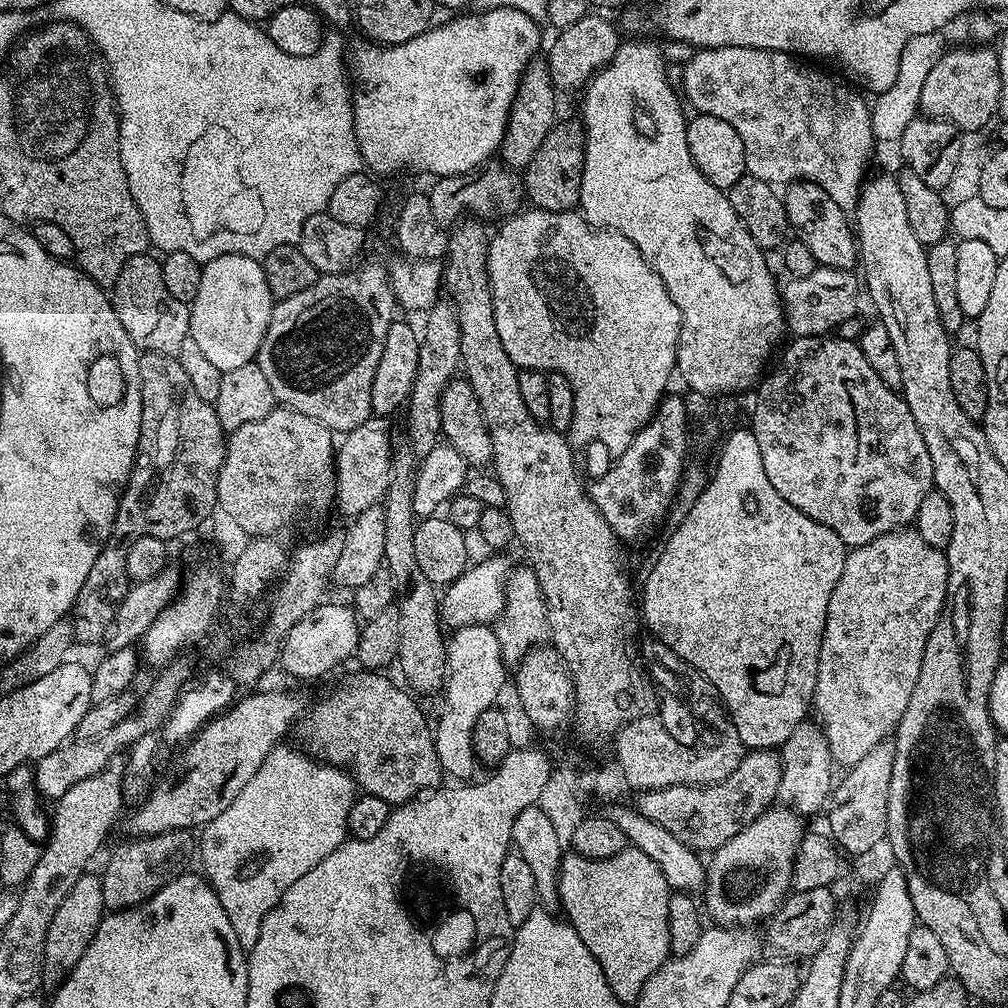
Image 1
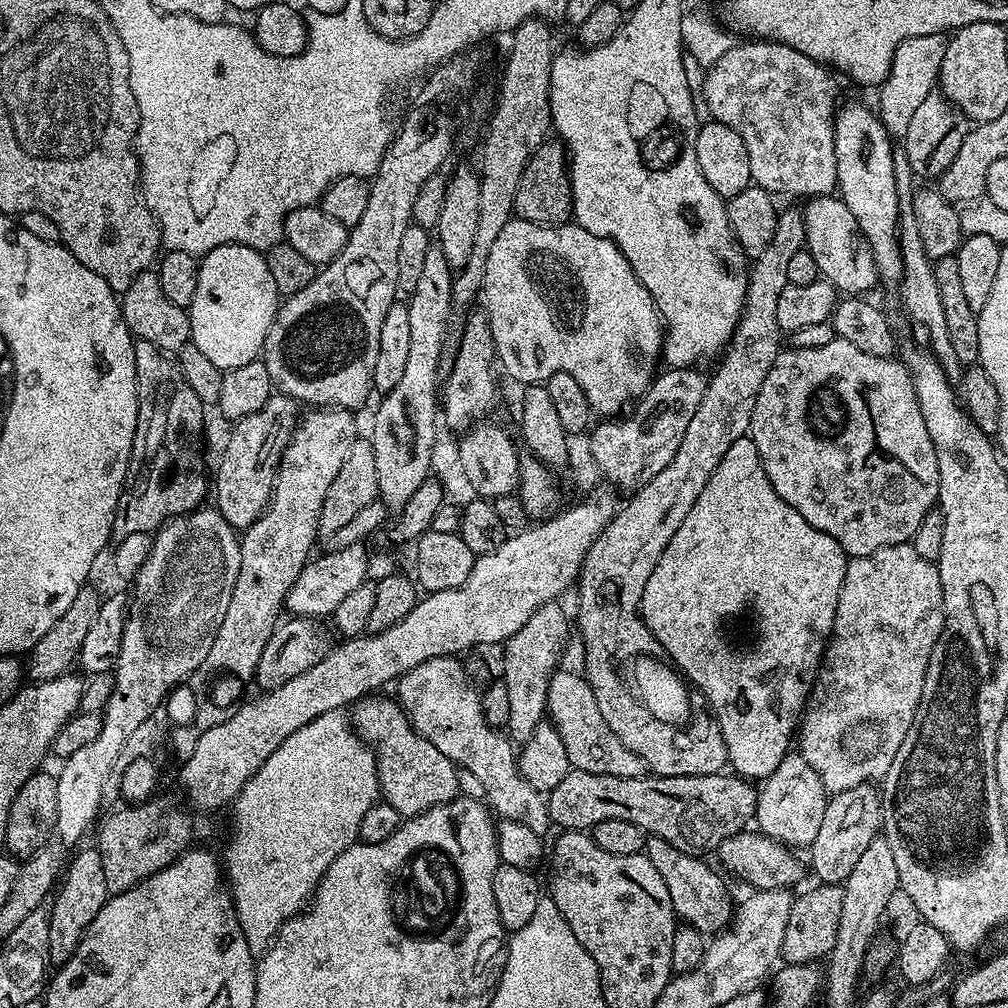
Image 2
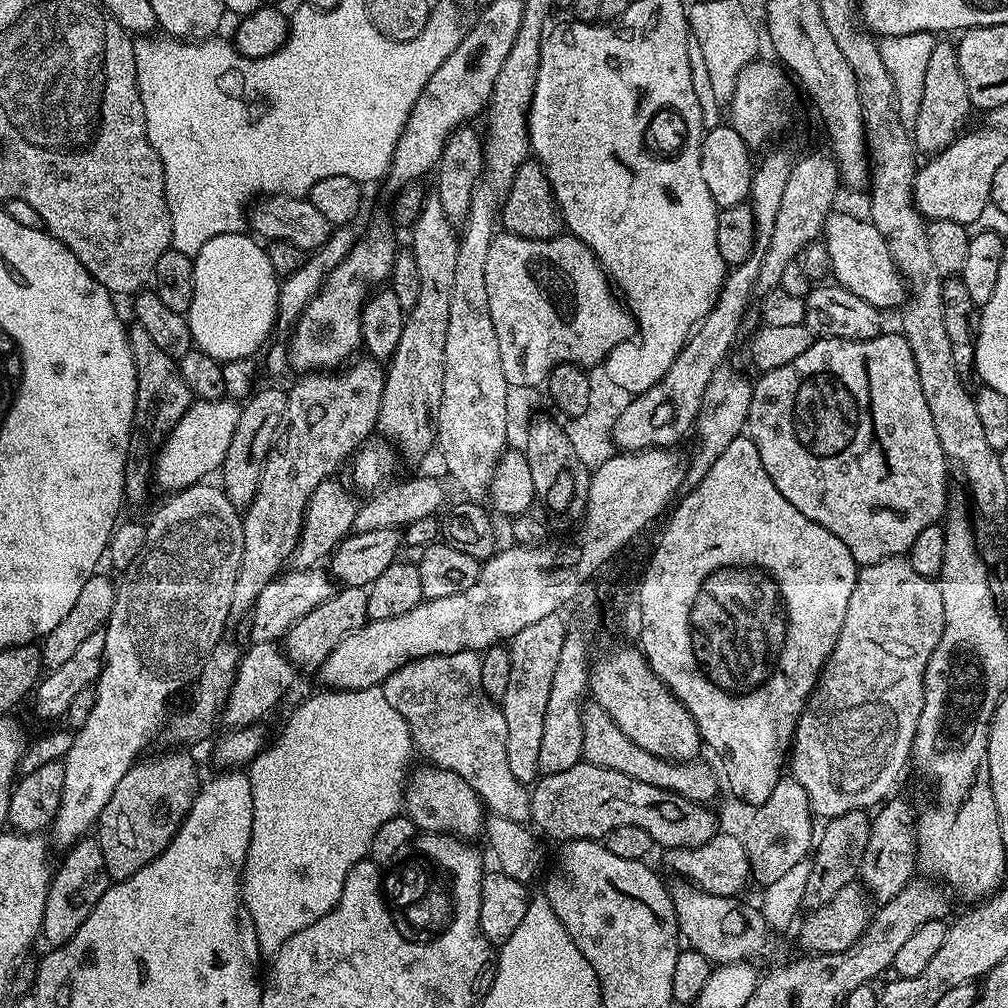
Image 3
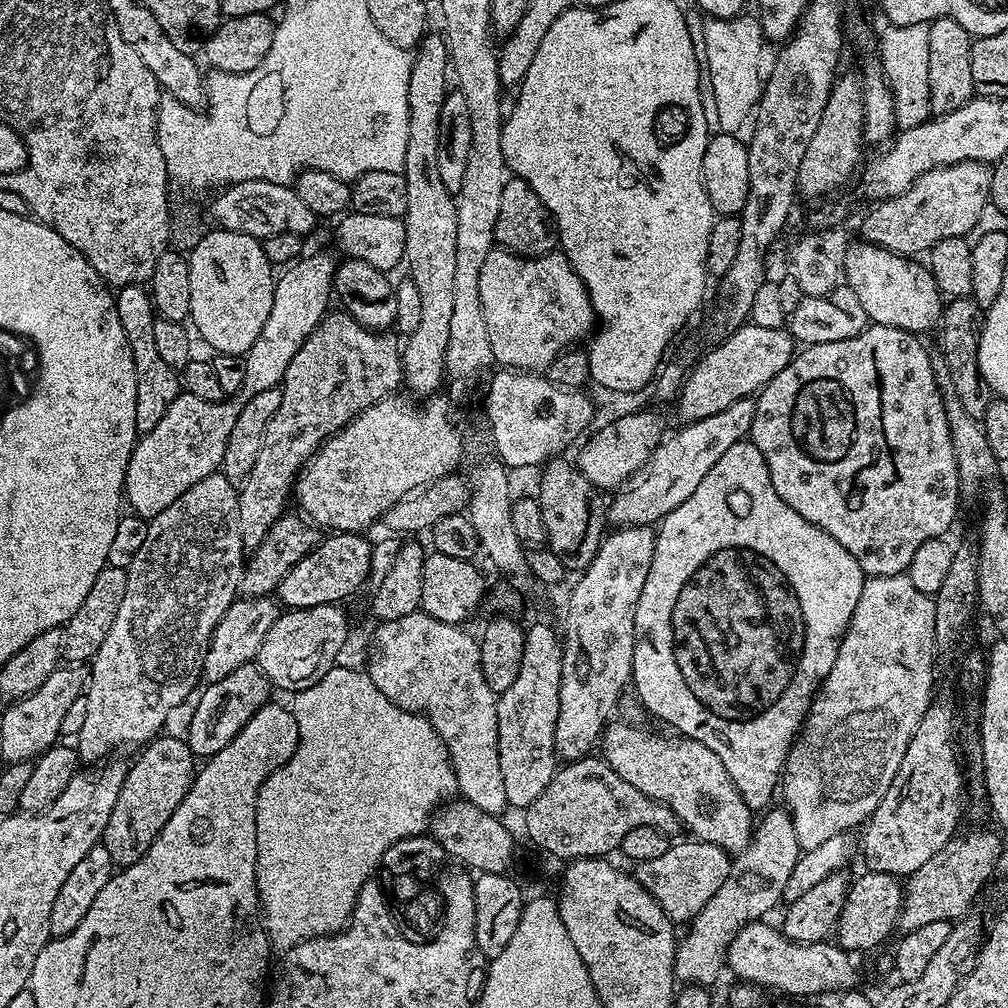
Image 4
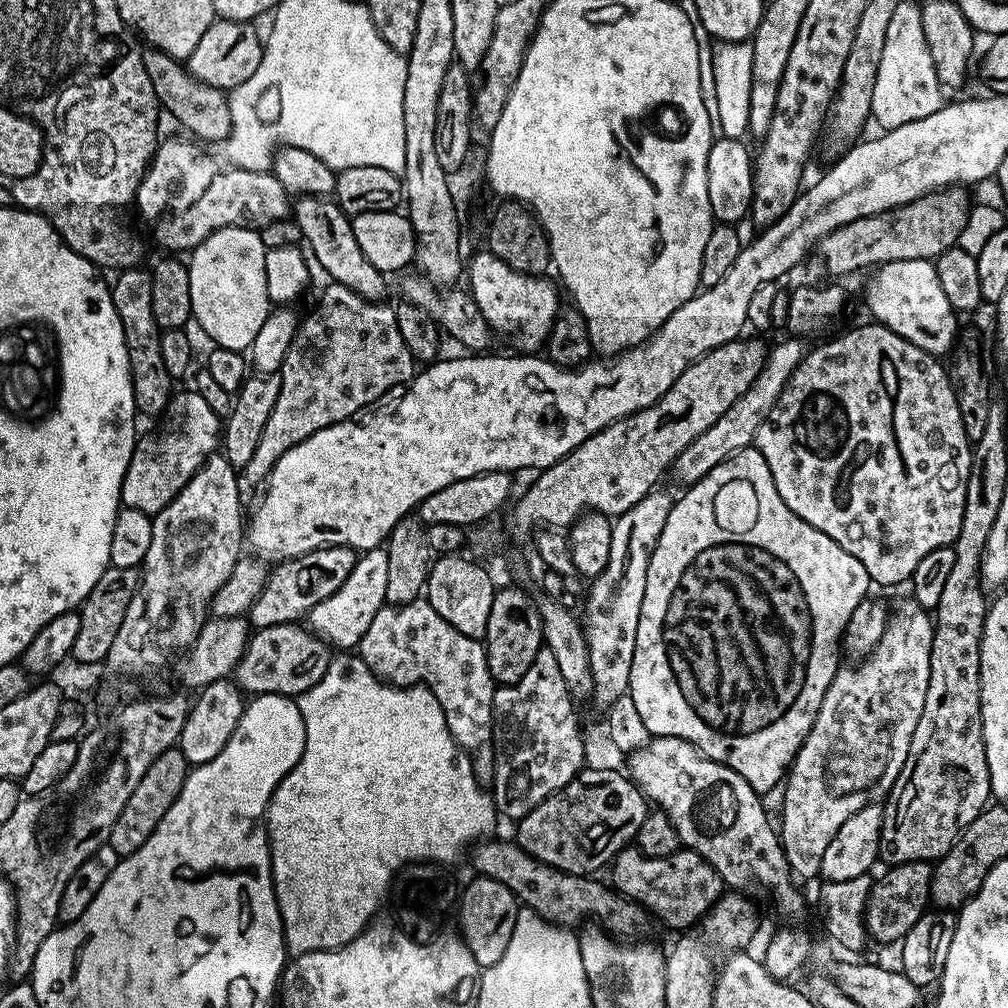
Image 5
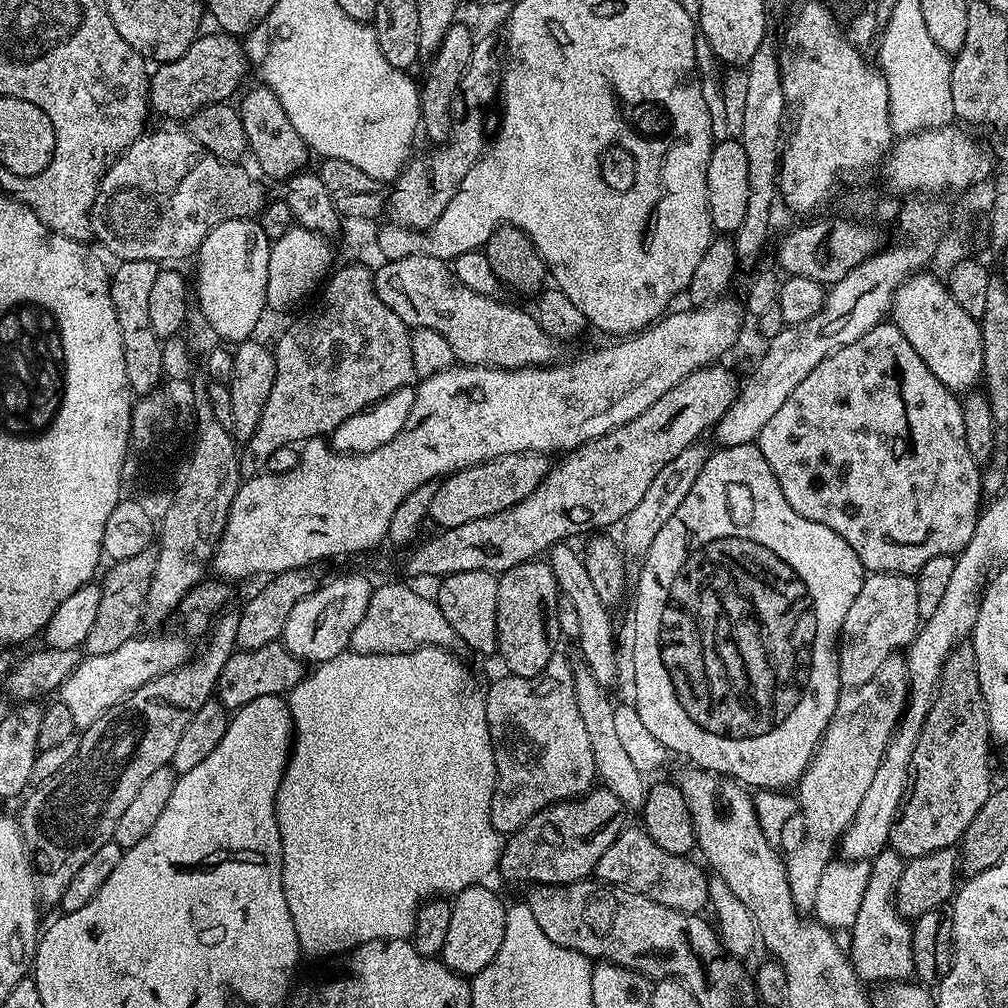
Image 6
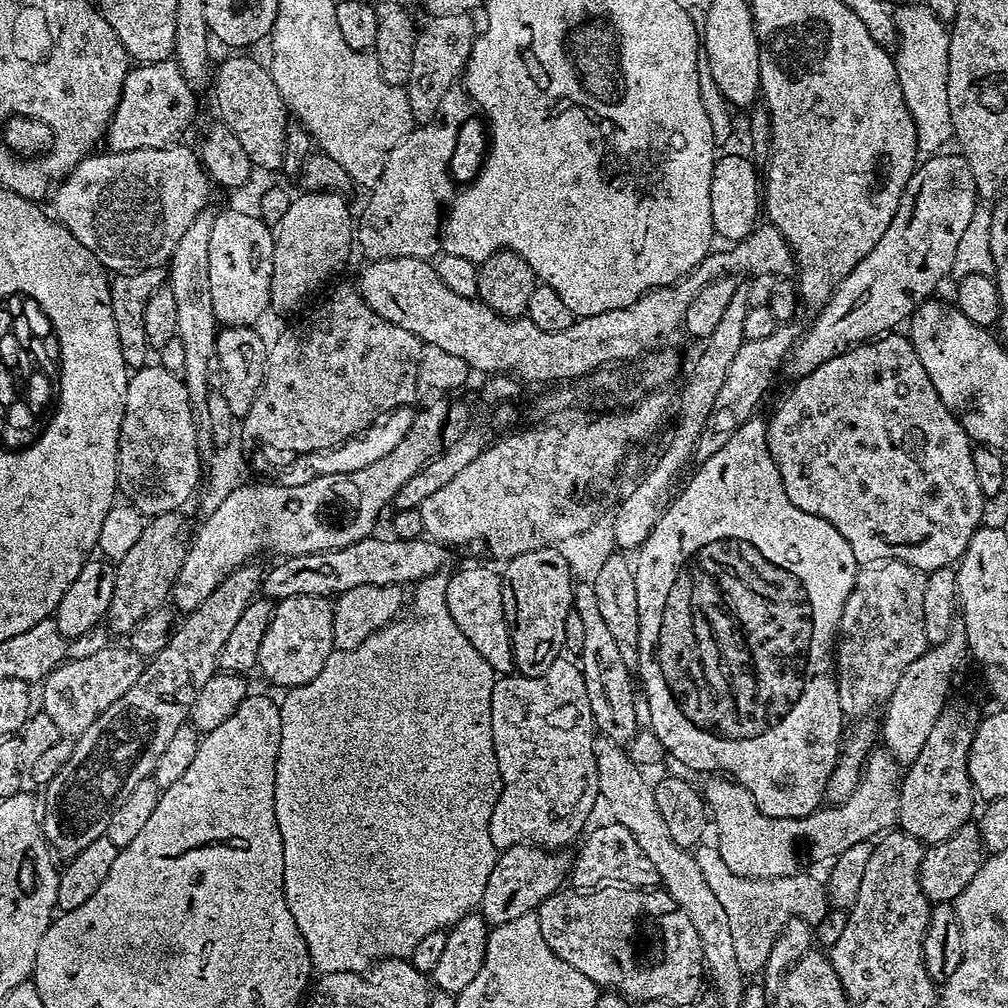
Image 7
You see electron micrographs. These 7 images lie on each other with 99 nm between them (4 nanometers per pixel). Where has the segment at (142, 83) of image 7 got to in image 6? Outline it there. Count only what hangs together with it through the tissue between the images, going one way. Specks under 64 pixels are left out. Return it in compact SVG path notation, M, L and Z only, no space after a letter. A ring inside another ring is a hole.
M212 30L209 36L201 34L182 58L161 64L151 73L148 85L151 111L184 122L202 108L231 101L231 96L241 91L240 83L248 64L249 57L245 56L243 43L237 37L219 30Z

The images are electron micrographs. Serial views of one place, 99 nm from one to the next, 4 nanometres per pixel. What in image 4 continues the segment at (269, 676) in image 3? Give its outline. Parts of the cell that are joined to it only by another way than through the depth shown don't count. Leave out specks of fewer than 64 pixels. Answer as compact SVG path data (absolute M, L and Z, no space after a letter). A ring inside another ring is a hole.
M255 663L243 664L234 670L234 674L226 674L218 682L208 684L205 692L199 693L200 701L196 704L196 709L192 712L192 717L188 720L188 733L186 739L190 750L197 758L207 758L218 754L254 718L254 714L262 705L269 703L270 685L264 671Z

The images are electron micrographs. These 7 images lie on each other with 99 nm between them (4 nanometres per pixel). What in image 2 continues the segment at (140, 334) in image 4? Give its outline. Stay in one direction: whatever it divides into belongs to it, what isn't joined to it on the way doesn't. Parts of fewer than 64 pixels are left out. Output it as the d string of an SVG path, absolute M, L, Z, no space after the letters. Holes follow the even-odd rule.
M145 340L135 341L134 374L136 375L136 401L138 402L138 422L132 443L132 453L128 463L128 473L124 479L124 489L116 507L116 517L112 523L112 540L120 541L130 534L139 532L155 533L176 516L195 512L205 503L204 495L209 495L210 480L199 472L200 456L196 453L196 443L204 428L204 405L190 390L182 374L179 363L169 353L163 352Z

